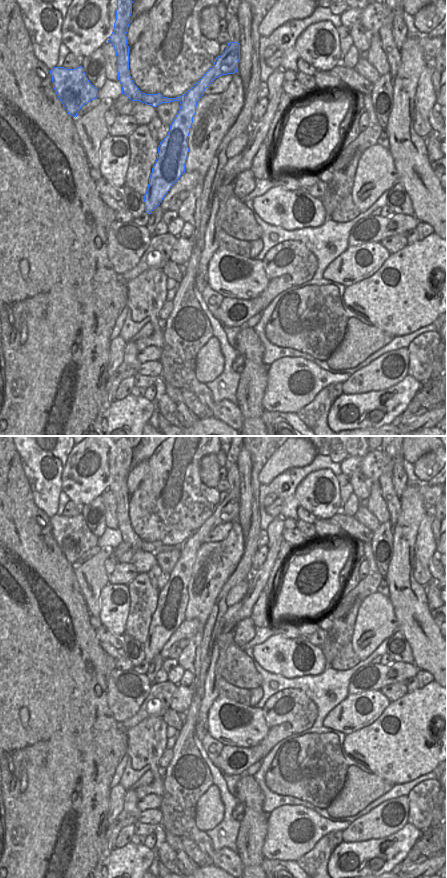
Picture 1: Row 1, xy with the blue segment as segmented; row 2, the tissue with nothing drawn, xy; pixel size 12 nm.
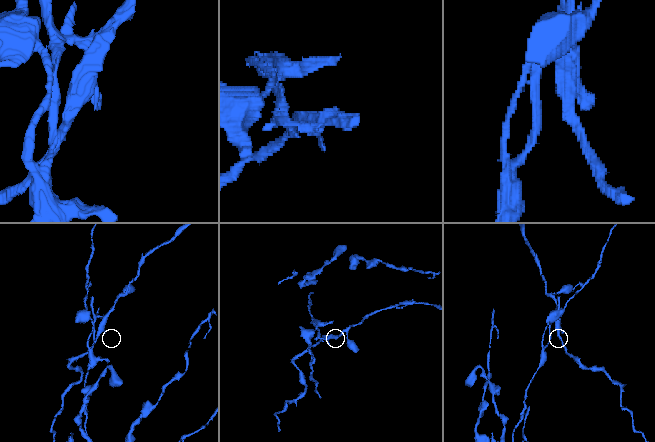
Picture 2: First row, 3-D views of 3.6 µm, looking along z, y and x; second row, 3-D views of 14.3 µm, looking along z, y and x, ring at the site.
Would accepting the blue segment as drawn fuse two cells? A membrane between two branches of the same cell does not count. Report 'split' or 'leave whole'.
split

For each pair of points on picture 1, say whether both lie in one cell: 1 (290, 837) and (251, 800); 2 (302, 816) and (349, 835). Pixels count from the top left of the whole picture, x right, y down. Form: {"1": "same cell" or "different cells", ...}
{"1": "different cells", "2": "different cells"}

